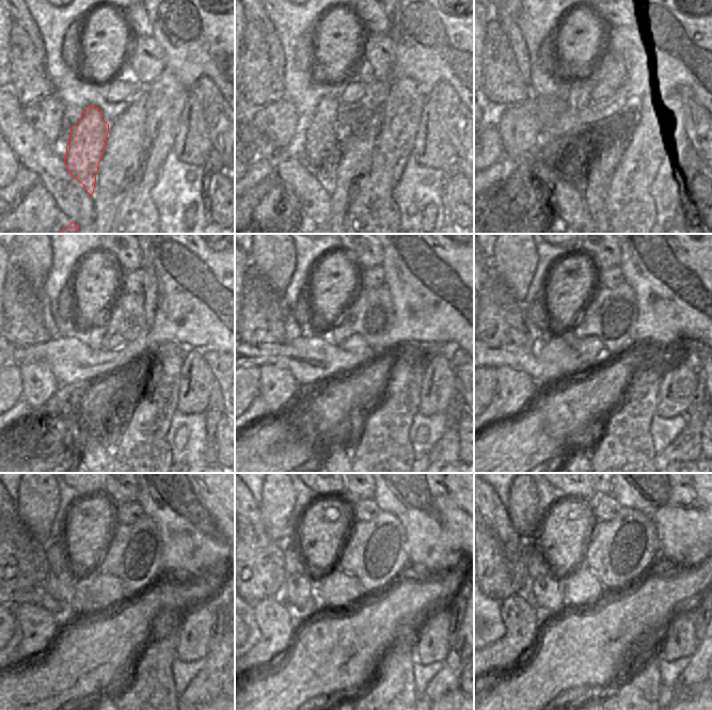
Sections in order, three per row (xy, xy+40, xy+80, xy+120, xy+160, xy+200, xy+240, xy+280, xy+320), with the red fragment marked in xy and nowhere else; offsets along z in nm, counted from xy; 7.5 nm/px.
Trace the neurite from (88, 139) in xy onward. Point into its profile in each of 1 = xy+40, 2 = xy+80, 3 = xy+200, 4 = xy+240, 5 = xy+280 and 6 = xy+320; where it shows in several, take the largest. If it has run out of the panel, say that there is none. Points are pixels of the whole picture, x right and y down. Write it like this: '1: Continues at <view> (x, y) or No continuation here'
1: Continues at xy+40 (322, 146)
2: Continues at xy+80 (607, 73)
3: Continues at xy+200 (610, 314)
4: Continues at xy+240 (132, 553)
5: Continues at xy+280 (376, 552)
6: Continues at xy+320 (618, 551).

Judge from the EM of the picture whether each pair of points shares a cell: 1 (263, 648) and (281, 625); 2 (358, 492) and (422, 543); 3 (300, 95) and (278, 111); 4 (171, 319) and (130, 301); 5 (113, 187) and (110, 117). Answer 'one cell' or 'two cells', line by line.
1: one cell
2: two cells
3: two cells
4: two cells
5: two cells

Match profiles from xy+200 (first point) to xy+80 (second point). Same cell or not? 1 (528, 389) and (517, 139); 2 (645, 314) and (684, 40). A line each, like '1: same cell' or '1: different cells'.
1: same cell
2: same cell

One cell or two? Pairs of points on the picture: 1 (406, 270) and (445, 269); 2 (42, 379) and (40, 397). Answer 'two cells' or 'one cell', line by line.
1: one cell
2: one cell

